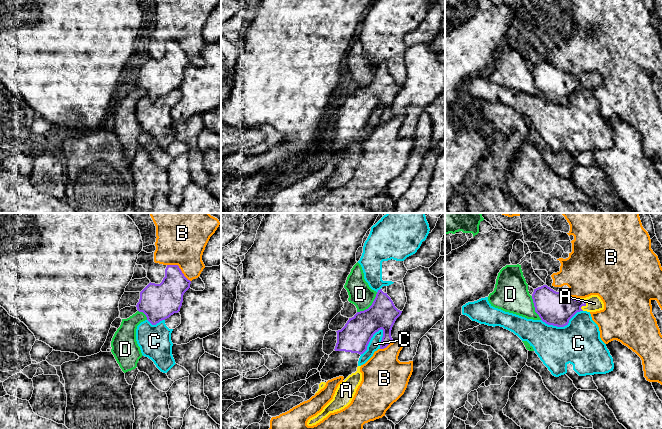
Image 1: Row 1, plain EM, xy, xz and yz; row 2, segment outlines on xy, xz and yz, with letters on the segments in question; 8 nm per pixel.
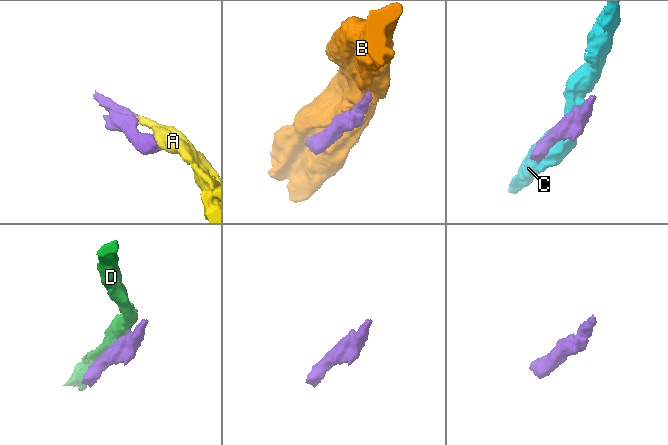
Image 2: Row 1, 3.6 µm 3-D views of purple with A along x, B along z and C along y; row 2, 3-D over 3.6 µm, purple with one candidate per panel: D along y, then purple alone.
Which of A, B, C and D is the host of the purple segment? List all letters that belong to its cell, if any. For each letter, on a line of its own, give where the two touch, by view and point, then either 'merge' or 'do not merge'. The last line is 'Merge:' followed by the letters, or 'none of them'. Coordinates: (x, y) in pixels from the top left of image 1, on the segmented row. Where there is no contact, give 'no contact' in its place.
A: yz (585, 303) | merge
B: xy (179, 268) | do not merge
C: xz (369, 341) | do not merge
D: xz (371, 305) | do not merge
Merge: A

